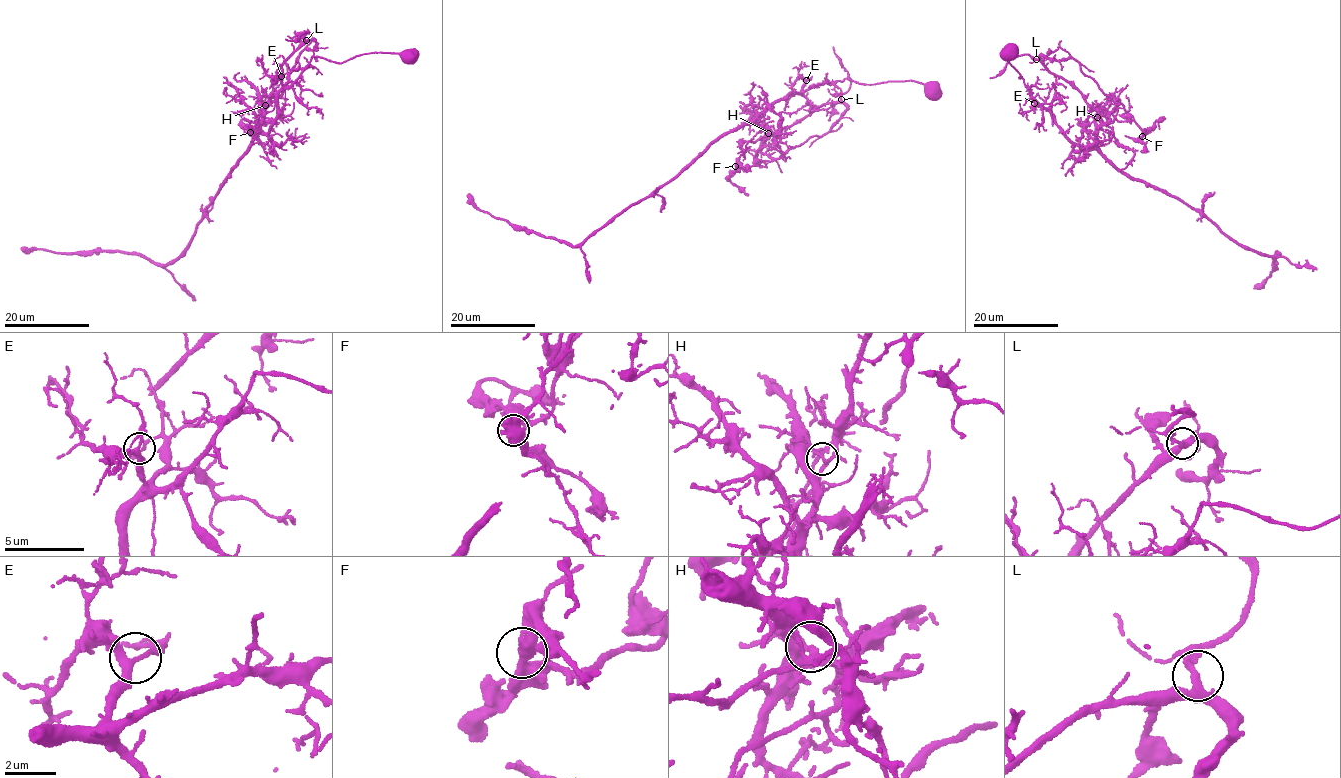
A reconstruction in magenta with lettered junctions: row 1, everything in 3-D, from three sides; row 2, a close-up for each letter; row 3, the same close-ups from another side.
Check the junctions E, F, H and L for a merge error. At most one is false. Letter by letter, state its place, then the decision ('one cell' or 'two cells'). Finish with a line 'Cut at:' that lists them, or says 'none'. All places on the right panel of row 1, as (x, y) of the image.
E: place (1034, 103); one cell
F: place (1142, 136); one cell
H: place (1097, 117); two cells
L: place (1036, 59); one cell
Cut at: H

